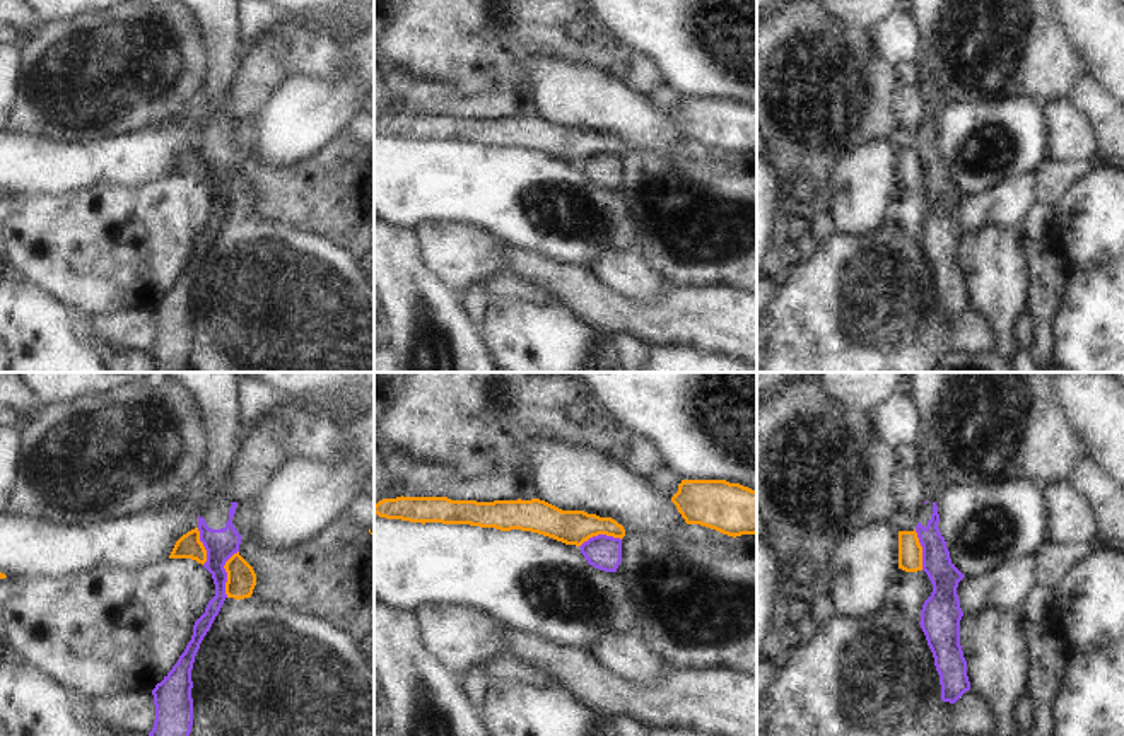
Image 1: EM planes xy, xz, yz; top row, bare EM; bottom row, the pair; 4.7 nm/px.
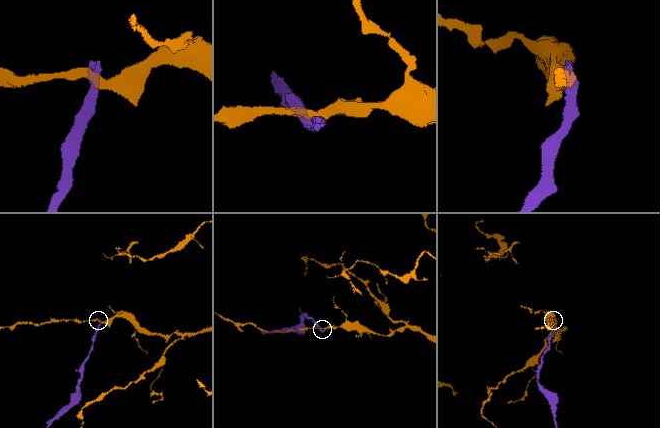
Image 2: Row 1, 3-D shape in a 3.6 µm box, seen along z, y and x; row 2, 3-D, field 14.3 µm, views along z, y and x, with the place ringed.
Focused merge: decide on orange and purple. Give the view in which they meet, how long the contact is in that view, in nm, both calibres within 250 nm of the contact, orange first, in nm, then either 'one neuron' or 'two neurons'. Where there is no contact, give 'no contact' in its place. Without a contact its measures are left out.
xy | 240 nm | 140/150 nm | two neurons

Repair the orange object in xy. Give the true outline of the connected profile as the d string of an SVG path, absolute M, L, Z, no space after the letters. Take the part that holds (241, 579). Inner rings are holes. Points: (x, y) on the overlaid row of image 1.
M234 553L224 565L227 572L225 594L227 598L244 599L251 598L256 586L256 574L253 567L237 553Z

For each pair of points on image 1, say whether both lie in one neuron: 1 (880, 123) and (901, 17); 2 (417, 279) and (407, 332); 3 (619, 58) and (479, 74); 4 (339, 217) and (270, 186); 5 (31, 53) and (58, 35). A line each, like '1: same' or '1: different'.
1: different
2: same
3: same
4: same
5: same

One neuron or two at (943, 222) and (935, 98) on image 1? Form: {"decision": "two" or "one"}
{"decision": "one"}

